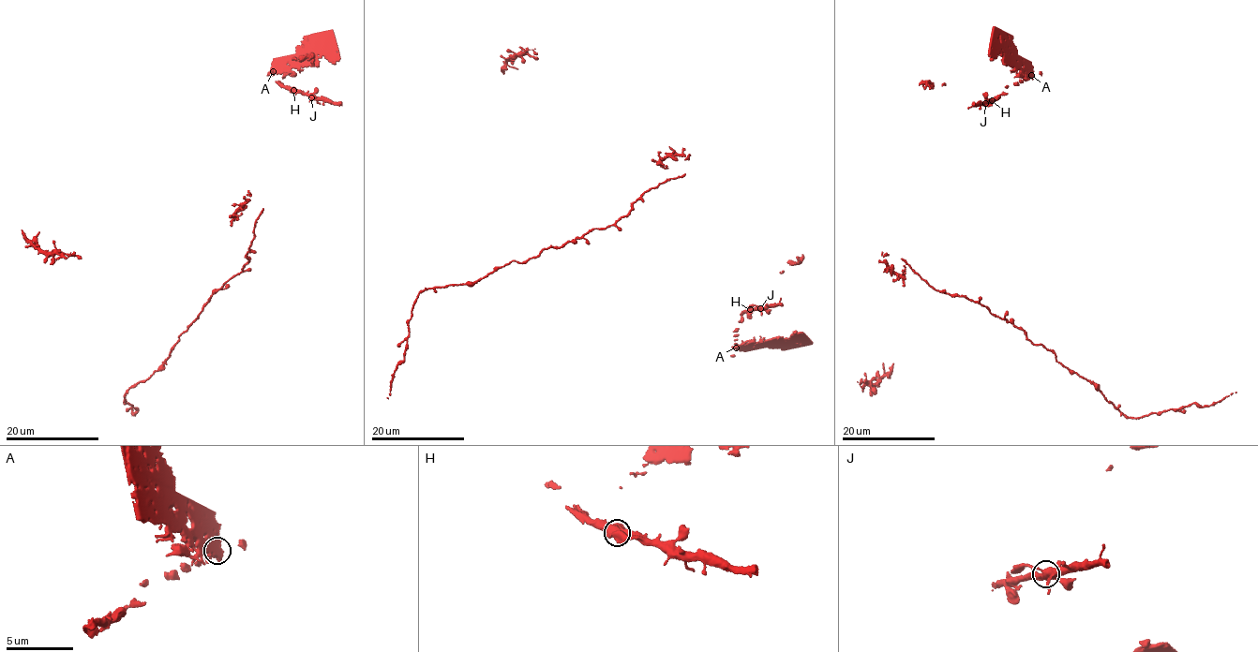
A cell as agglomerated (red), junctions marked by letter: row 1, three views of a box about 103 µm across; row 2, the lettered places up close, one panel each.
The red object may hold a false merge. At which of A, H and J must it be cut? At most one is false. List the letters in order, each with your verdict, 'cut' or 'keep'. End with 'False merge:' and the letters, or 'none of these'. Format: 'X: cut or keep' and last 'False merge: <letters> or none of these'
A: cut
H: keep
J: keep
False merge: A

